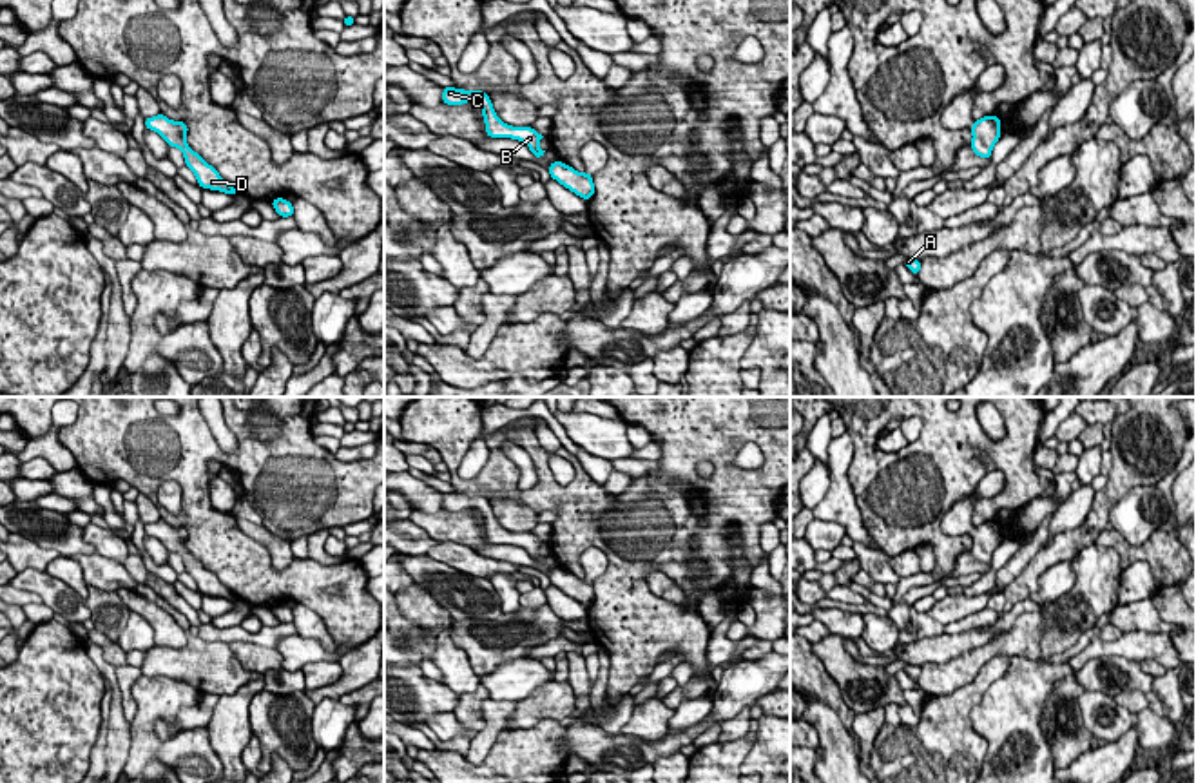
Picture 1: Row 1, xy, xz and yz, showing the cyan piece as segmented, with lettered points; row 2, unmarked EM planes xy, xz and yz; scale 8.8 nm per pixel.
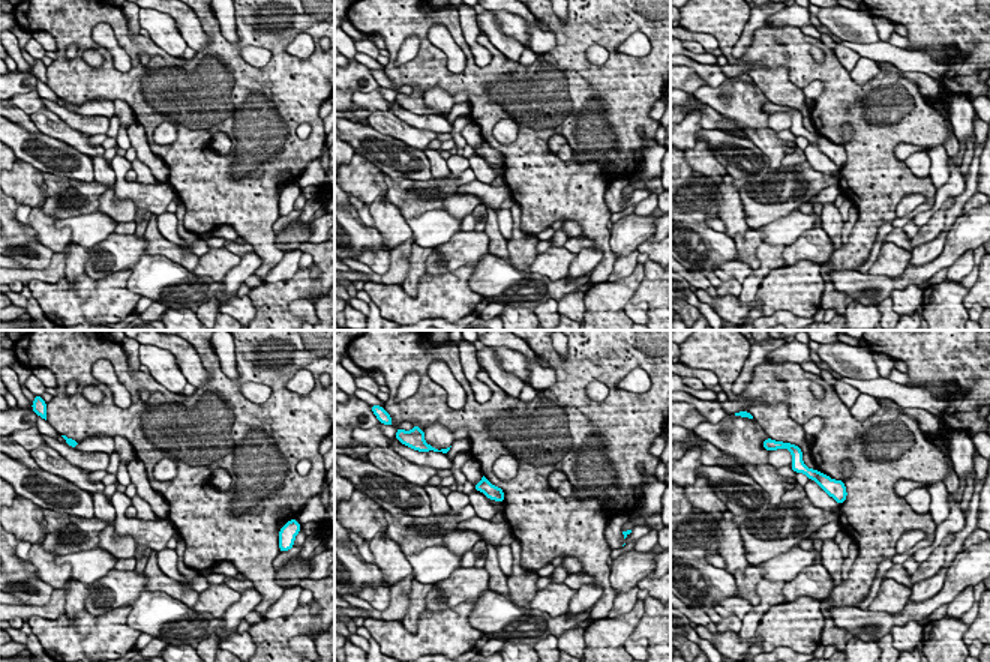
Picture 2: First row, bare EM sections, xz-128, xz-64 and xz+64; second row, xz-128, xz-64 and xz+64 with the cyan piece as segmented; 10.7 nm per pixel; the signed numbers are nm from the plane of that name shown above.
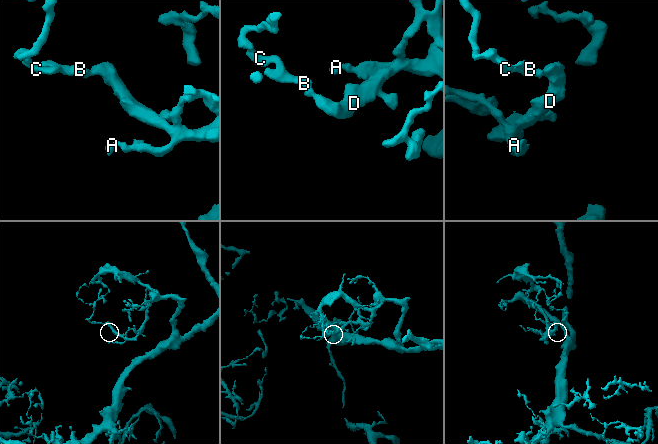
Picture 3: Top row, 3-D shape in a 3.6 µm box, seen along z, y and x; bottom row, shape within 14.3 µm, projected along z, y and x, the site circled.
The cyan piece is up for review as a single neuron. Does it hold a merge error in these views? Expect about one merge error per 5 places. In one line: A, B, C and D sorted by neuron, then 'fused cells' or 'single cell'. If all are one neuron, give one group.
groups A B C D; single cell

